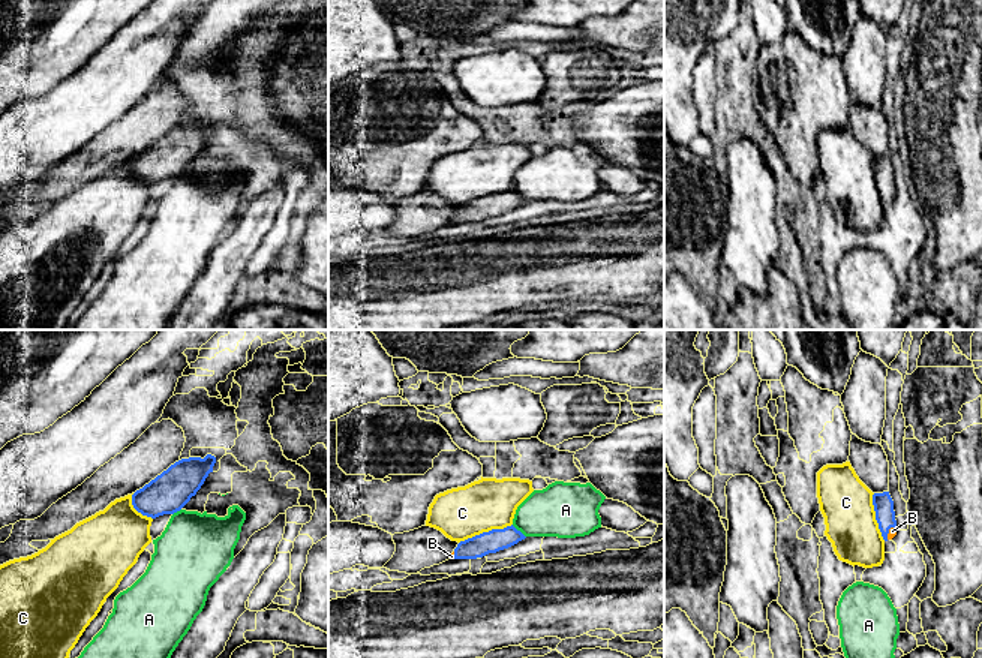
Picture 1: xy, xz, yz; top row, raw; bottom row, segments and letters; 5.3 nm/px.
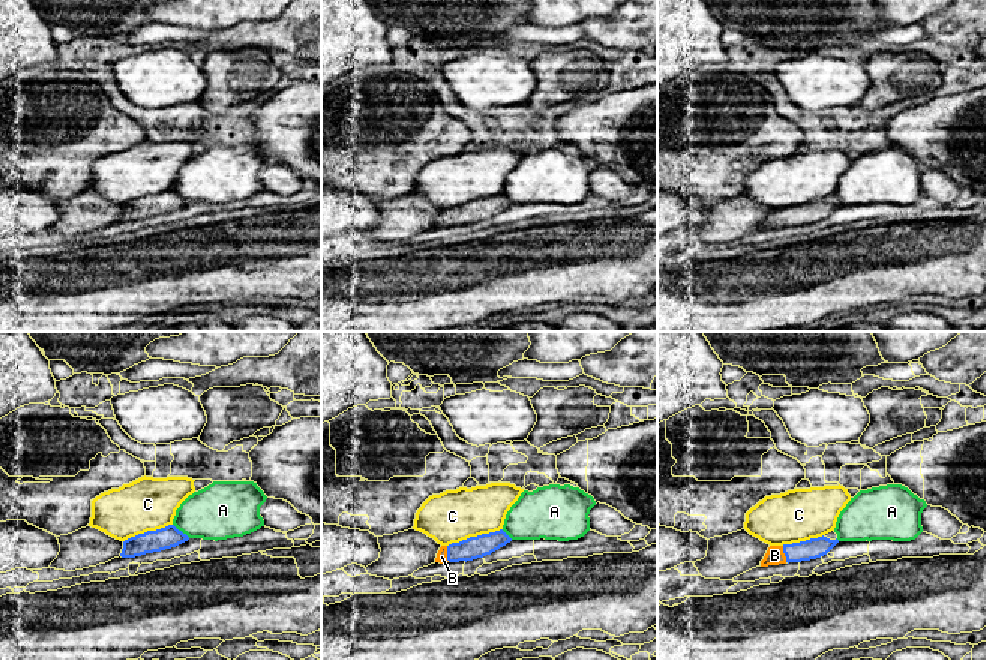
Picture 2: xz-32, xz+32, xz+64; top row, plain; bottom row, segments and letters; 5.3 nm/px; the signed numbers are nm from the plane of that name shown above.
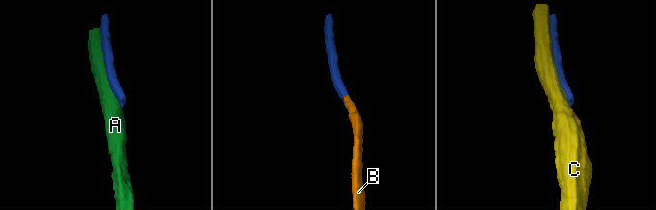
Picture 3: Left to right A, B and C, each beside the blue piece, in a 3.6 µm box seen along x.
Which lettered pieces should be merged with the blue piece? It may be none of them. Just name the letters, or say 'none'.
B

